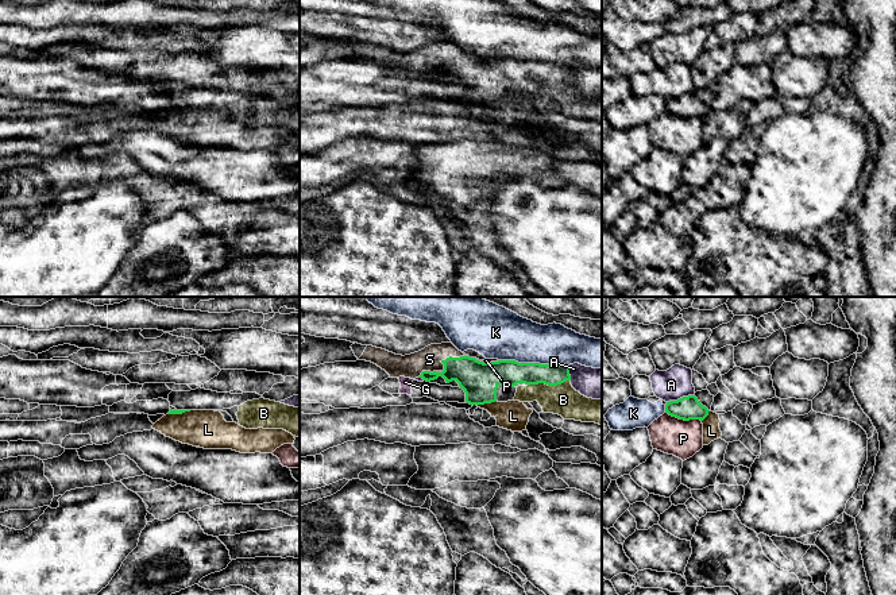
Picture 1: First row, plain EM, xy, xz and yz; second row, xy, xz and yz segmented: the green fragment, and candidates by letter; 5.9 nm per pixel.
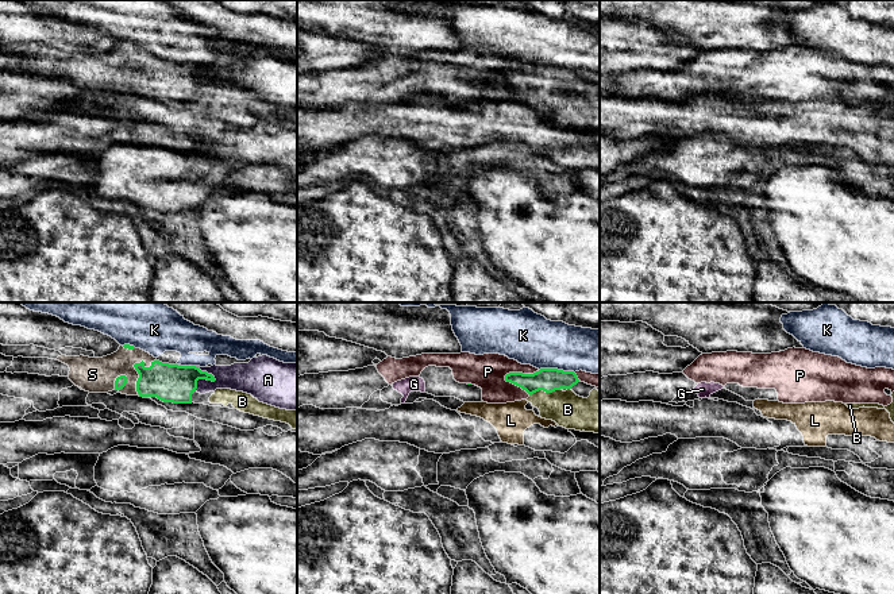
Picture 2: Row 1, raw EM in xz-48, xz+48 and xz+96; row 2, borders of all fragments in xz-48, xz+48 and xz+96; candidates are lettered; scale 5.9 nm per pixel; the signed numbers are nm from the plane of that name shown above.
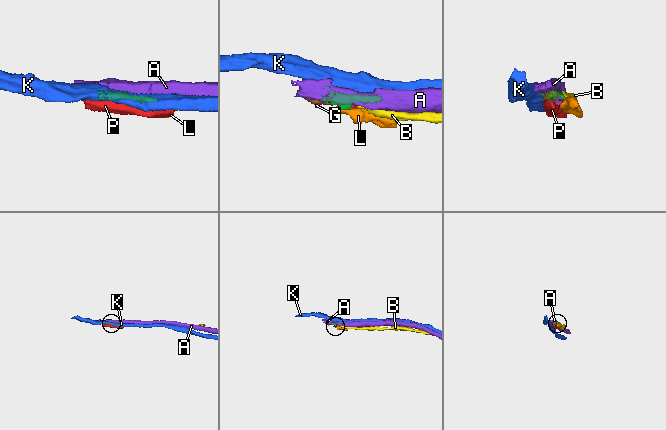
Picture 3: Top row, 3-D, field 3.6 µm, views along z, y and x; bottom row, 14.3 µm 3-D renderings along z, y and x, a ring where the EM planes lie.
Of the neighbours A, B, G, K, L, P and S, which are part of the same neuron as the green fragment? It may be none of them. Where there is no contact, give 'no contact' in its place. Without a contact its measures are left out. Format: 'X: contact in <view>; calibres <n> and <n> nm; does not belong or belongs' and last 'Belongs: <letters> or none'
A: contact in yz; calibres 140 and 190 nm; does not belong
B: contact in xz; calibres 160 and 190 nm; belongs
G: contact in xz; calibres 150 and 60 nm; does not belong
K: contact in xz; calibres 160 and 300 nm; does not belong
L: contact in xz; calibres 220 and 180 nm; does not belong
P: contact in yz; calibres 140 and 220 nm; does not belong
S: contact in xz; calibres 220 and 140 nm; belongs
Belongs: B, S

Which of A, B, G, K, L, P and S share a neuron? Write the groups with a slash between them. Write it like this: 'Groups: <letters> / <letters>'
Groups: A / B S / G P / K / L

